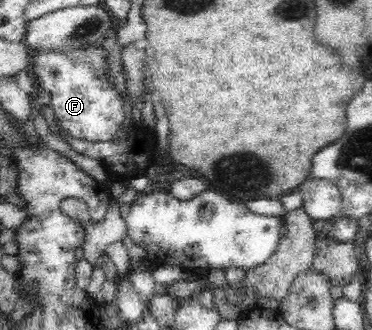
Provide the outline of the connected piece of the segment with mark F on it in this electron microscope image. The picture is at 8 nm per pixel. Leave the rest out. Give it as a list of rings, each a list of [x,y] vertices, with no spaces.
[[[88,44],[86,47],[77,48],[75,51],[46,51],[43,55],[33,56],[32,70],[36,74],[36,85],[41,86],[51,94],[51,103],[46,109],[53,125],[59,125],[63,132],[67,132],[79,142],[107,143],[114,138],[114,134],[122,128],[126,118],[126,108],[120,92],[114,88],[108,79],[100,79],[100,72],[110,72],[108,64],[108,51],[100,45]]]

